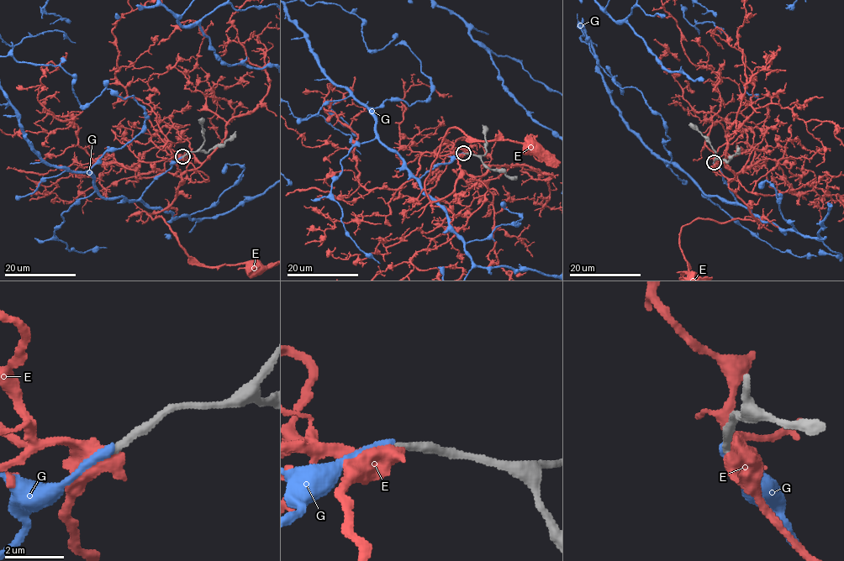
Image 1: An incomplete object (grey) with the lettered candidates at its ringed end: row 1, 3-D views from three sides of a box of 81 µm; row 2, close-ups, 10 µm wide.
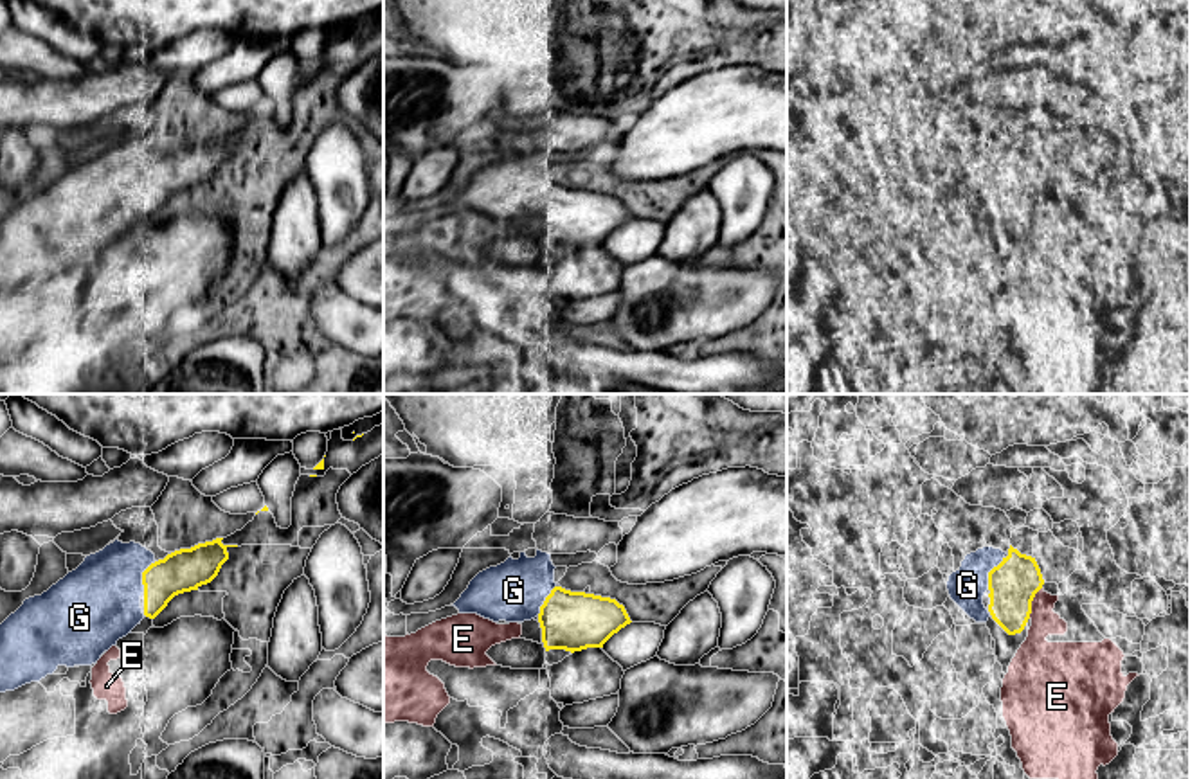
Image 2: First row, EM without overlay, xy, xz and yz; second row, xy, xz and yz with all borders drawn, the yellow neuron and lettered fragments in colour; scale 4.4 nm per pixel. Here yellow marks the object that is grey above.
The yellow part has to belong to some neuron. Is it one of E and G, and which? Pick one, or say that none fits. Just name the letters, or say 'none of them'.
G

